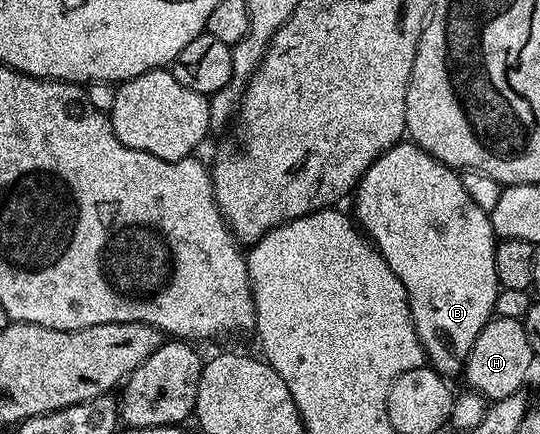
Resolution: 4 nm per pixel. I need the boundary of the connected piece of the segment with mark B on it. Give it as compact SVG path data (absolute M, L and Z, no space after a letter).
M404 140L398 146L391 147L387 153L382 154L363 173L362 178L359 179L358 186L353 191L354 198L356 214L354 214L354 217L357 219L358 225L369 235L374 249L378 250L379 255L386 260L389 268L393 268L393 272L401 280L401 284L405 284L405 292L407 293L409 308L413 316L413 328L417 332L419 343L423 345L423 352L429 366L444 376L450 376L450 374L455 374L455 376L462 375L463 365L467 362L469 352L473 348L477 336L481 336L481 328L485 328L485 324L490 322L495 314L495 301L501 289L497 280L497 268L495 267L497 235L493 227L491 227L491 215L486 214L481 208L477 208L477 204L473 204L473 200L469 200L469 192L465 192L465 184L456 171L445 164L441 164L433 156L429 156L422 148L410 140Z

